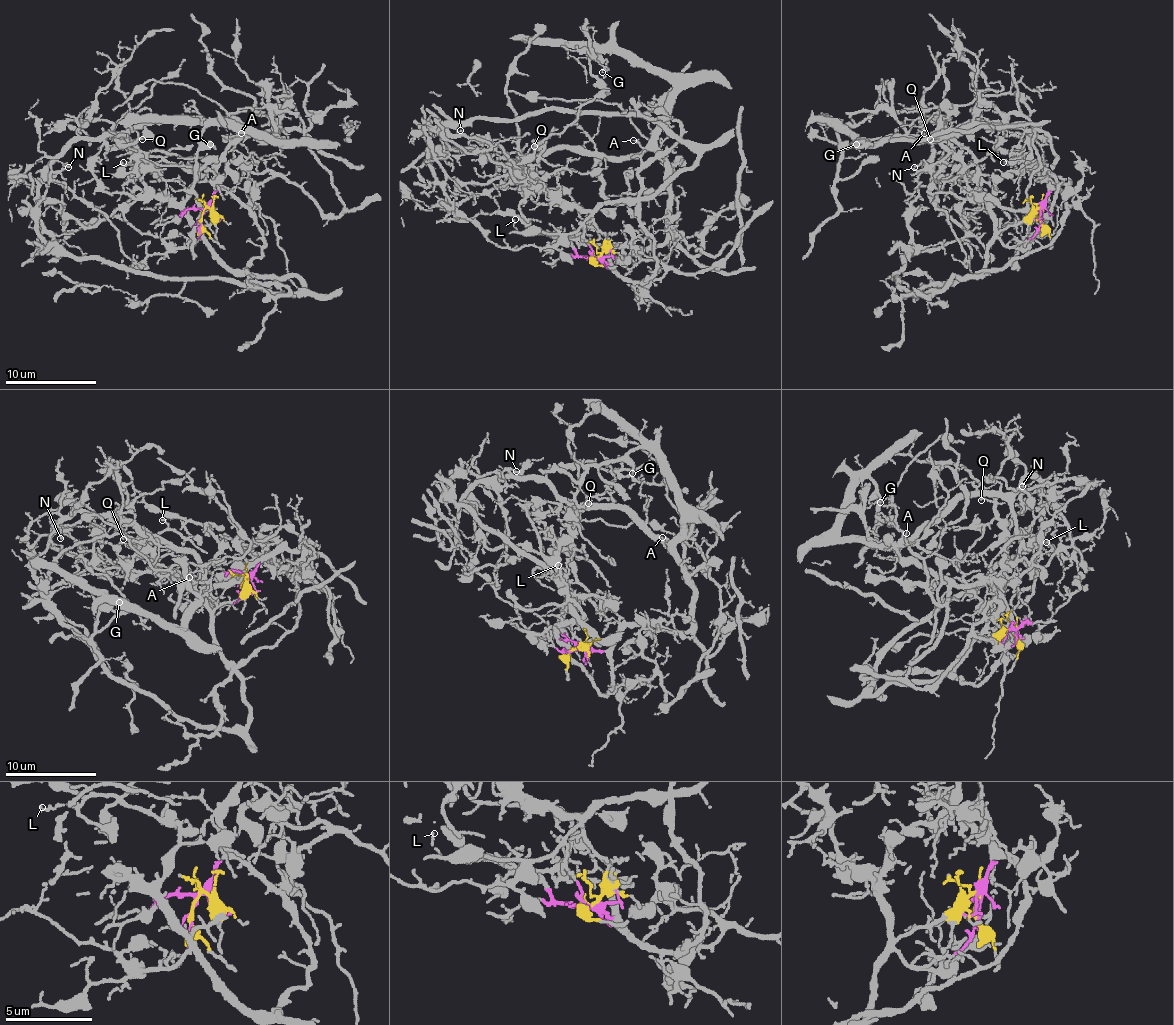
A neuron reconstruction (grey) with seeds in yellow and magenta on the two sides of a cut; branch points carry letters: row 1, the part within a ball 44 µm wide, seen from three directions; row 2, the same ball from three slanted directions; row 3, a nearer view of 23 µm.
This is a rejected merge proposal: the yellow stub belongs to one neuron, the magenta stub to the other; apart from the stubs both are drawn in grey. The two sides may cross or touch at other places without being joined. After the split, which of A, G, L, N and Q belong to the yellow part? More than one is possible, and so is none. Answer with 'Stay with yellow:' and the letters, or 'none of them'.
Stay with yellow: L, N, Q

